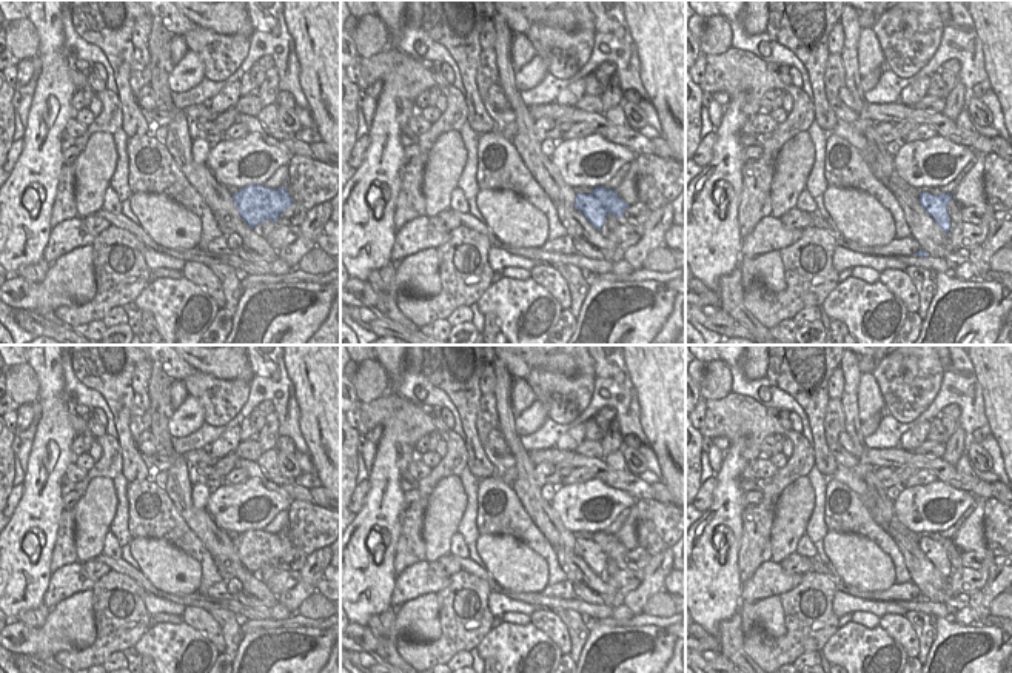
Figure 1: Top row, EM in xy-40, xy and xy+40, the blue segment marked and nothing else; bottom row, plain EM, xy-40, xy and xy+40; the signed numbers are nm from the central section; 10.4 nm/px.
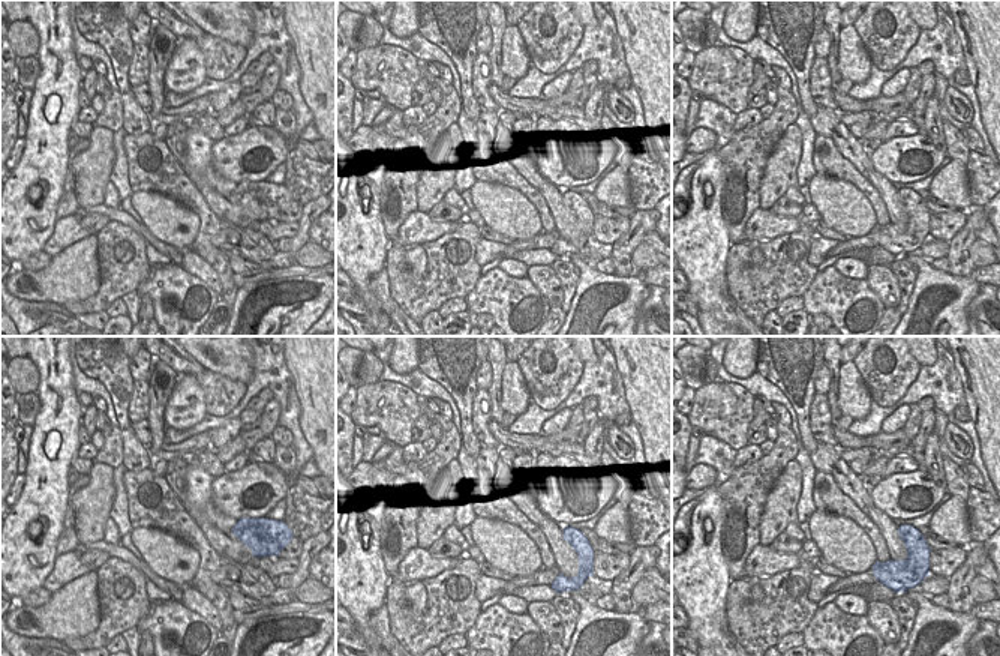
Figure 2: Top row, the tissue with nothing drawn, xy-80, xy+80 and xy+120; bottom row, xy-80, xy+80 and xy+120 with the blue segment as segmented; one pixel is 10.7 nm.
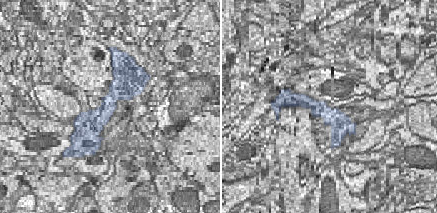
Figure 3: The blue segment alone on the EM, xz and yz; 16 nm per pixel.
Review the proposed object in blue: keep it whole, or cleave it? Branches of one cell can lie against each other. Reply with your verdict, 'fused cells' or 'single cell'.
single cell

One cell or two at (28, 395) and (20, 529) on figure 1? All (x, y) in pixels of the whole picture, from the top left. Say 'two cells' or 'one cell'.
two cells

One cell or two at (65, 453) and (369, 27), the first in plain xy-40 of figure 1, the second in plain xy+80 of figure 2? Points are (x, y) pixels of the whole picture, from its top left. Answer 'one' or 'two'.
two

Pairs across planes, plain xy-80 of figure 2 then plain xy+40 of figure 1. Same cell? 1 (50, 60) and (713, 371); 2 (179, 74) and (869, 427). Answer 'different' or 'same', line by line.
1: different
2: same

